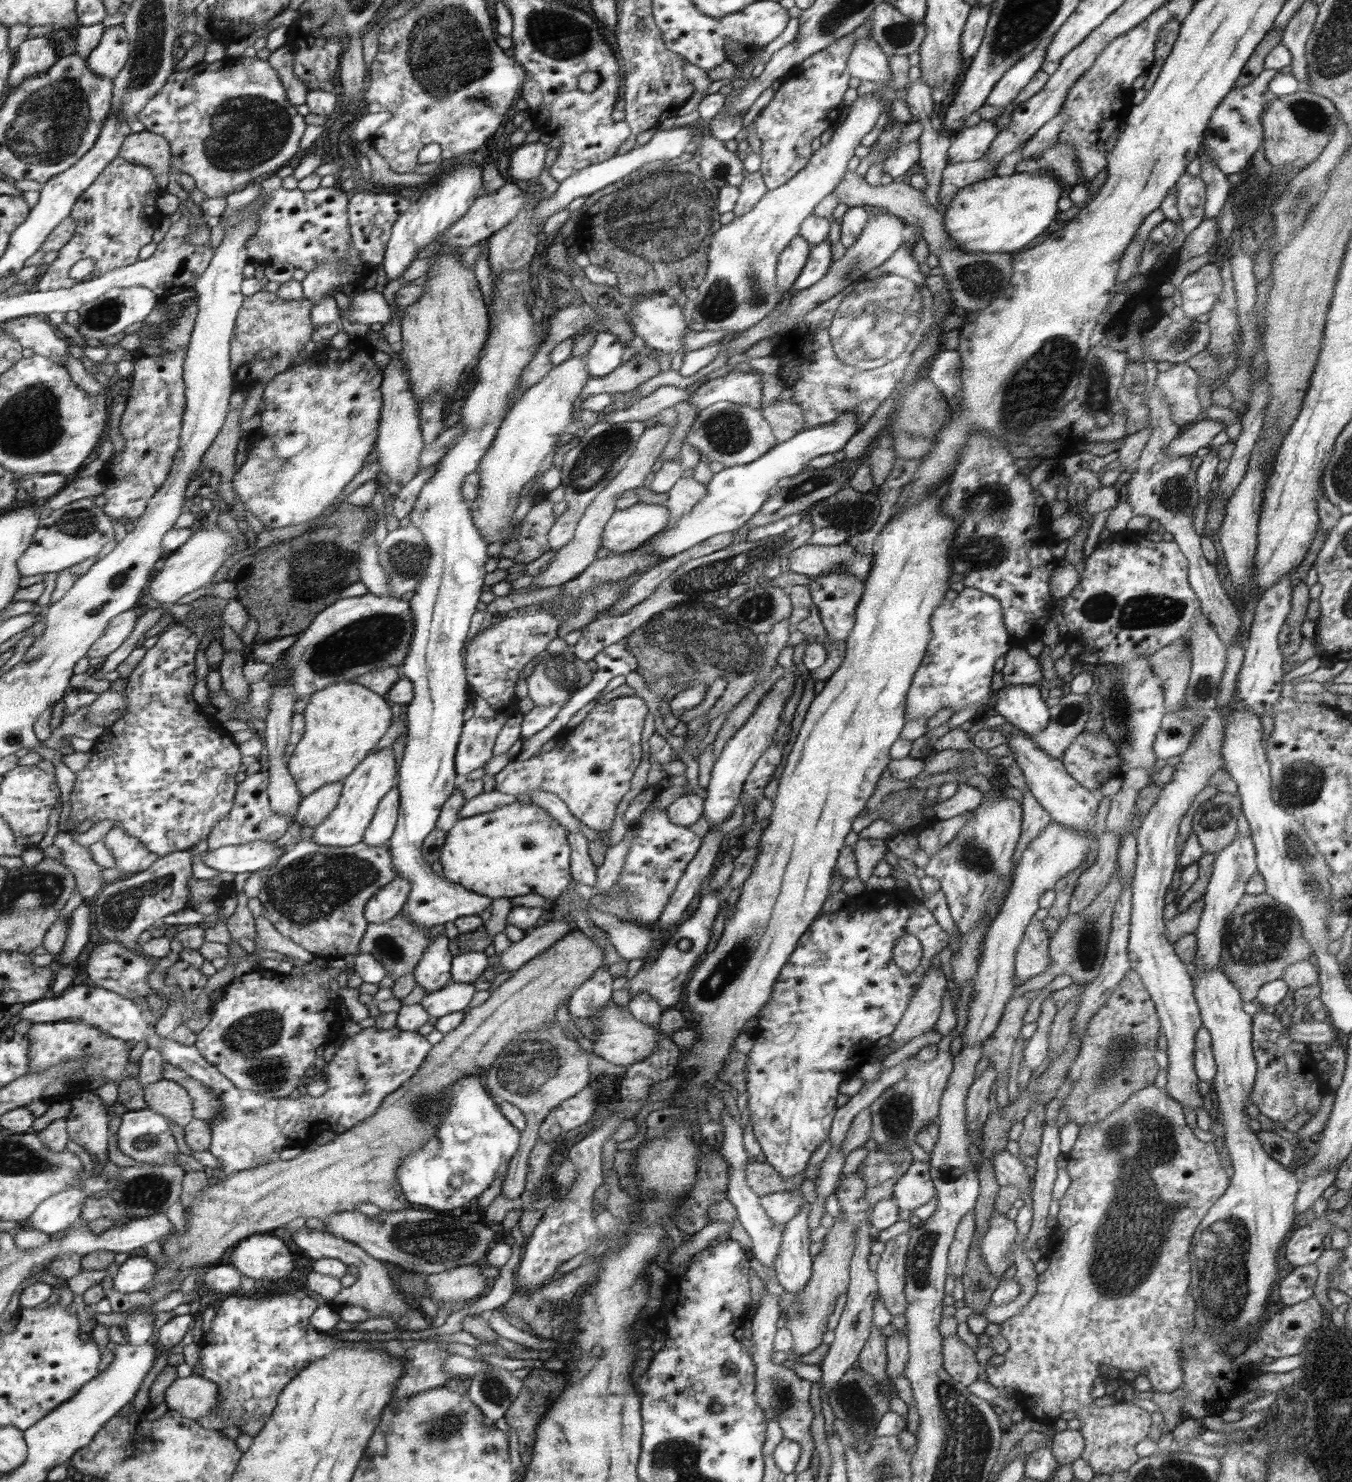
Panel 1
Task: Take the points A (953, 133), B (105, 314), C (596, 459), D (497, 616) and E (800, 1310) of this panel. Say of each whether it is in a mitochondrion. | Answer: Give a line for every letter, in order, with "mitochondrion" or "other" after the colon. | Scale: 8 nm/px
A: other
B: mitochondrion
C: mitochondrion
D: other
E: mitochondrion

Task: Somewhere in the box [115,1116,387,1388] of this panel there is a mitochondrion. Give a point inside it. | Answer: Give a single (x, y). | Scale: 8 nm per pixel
(144, 1192)

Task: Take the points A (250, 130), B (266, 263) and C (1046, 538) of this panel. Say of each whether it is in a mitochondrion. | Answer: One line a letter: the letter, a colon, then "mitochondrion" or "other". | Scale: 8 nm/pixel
A: mitochondrion
B: other
C: other

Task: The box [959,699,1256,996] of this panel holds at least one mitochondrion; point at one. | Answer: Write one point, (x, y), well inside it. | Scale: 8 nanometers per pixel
(1090, 936)

